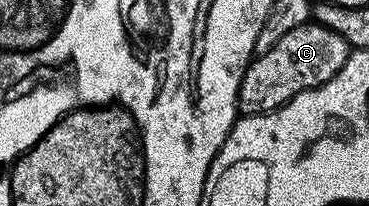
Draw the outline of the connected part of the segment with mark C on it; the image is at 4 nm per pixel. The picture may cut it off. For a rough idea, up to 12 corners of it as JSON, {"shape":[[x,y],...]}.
{"shape":[[327,26],[287,30],[243,74],[241,116],[282,108],[343,70]]}

